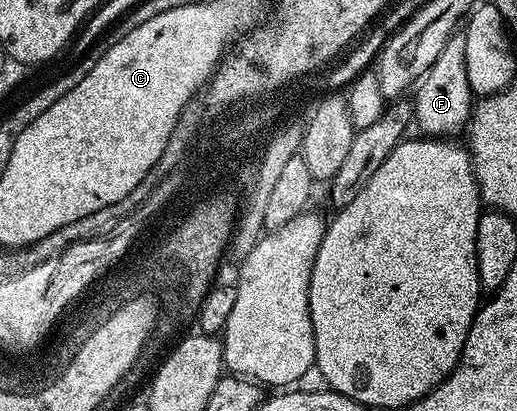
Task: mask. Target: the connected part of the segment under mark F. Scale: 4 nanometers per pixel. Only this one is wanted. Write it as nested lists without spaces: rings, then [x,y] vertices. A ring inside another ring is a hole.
[[[457,31],[450,35],[450,39],[446,40],[446,47],[438,55],[438,59],[430,68],[424,72],[424,76],[420,78],[415,86],[414,94],[411,98],[412,116],[414,118],[415,128],[420,128],[425,138],[428,139],[448,139],[465,128],[469,124],[472,110],[474,108],[474,94],[470,87],[468,79],[468,68],[466,67],[466,39],[463,32]]]

